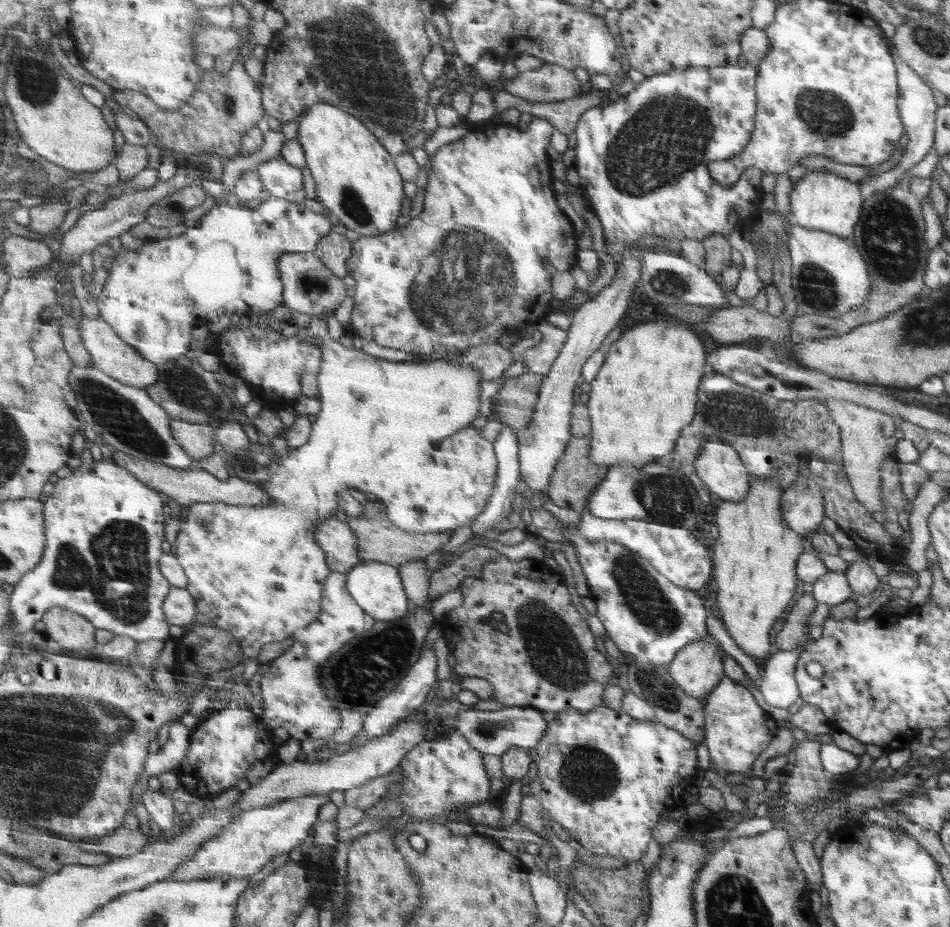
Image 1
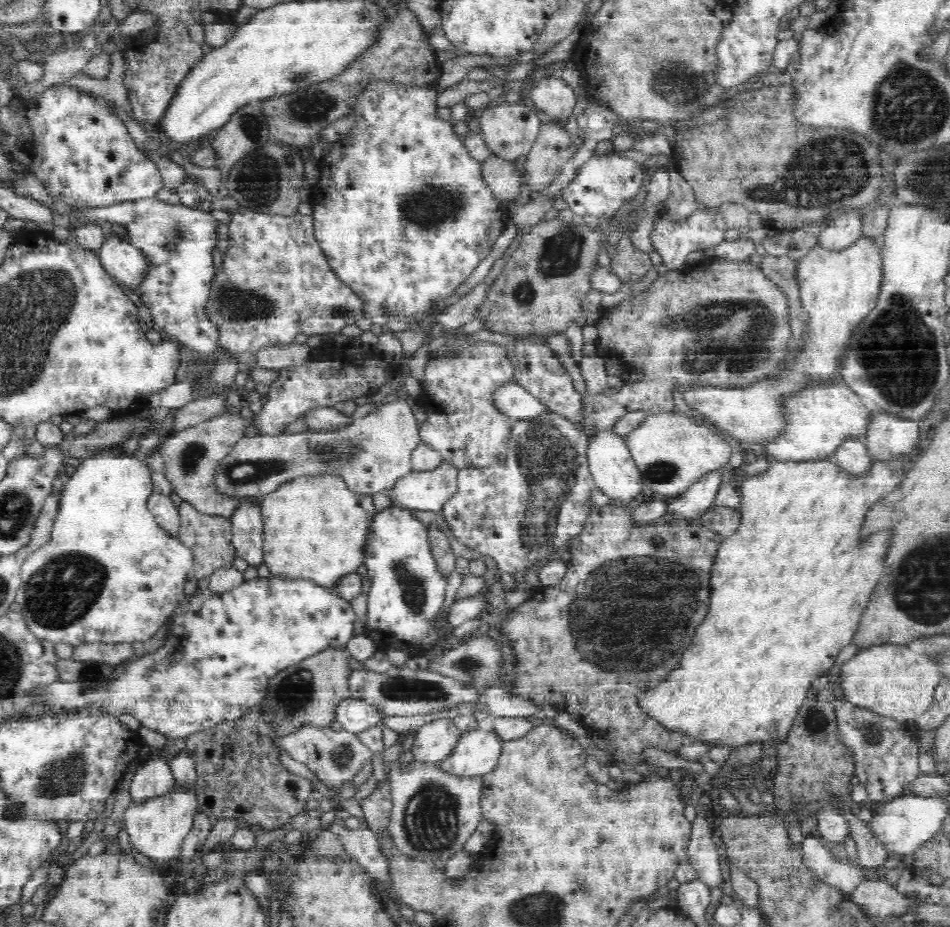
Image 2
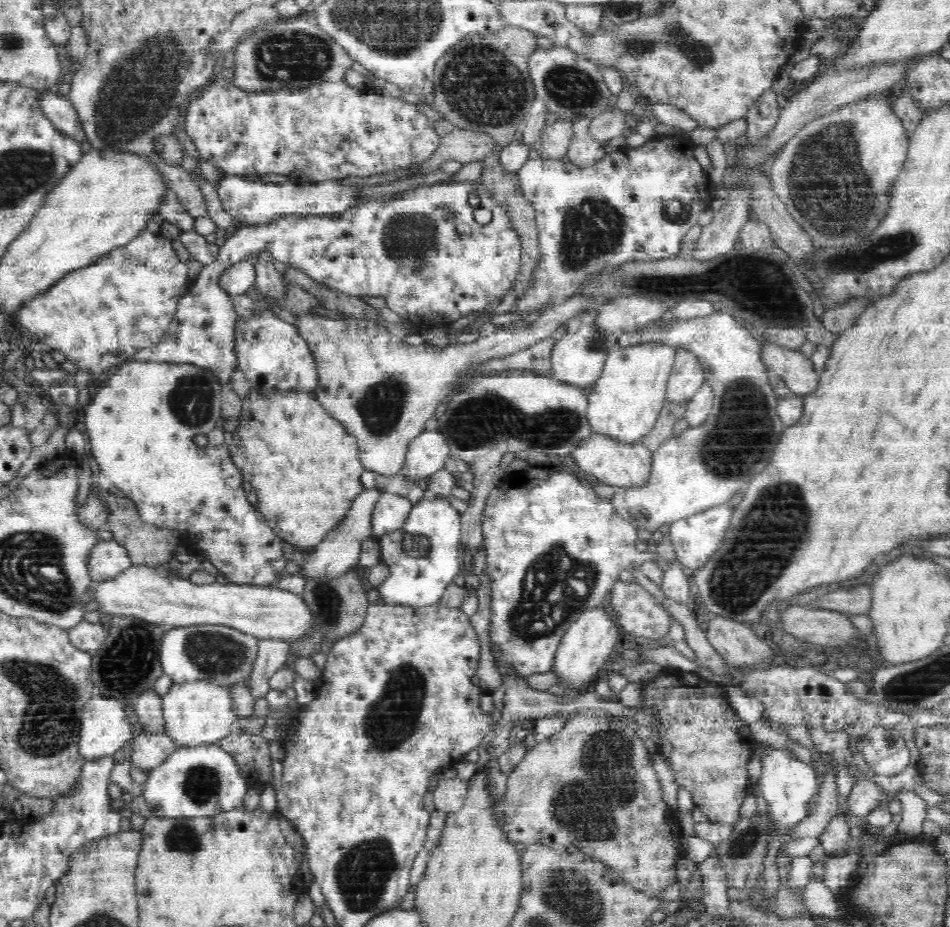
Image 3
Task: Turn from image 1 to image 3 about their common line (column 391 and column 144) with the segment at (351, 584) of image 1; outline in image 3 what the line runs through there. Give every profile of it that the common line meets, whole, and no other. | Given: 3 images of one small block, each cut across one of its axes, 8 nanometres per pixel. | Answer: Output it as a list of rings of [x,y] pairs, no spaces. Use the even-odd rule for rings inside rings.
[[[133,564],[117,576],[98,581],[98,584],[94,584],[90,590],[94,592],[94,600],[100,604],[100,613],[106,612],[106,614],[114,614],[114,616],[144,619],[146,622],[160,625],[166,629],[185,627],[186,625],[223,624],[237,628],[243,633],[250,633],[258,640],[284,639],[294,646],[299,637],[302,637],[313,624],[313,616],[304,599],[276,586],[254,587],[218,580],[214,584],[193,584],[188,577],[161,576],[153,565]]]

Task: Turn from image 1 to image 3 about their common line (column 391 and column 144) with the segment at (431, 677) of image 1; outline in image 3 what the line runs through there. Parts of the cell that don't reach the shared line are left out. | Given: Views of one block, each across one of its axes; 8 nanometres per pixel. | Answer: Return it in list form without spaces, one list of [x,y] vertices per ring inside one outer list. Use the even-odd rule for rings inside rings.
[[[146,688],[144,692],[137,696],[136,716],[143,724],[145,732],[150,734],[164,734],[165,720],[163,719],[162,697],[153,689]]]

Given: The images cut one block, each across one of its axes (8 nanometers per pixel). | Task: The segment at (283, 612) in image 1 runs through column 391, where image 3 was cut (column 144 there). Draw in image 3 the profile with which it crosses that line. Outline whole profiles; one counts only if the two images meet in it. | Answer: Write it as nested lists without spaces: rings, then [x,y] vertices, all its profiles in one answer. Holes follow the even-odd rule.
[[[128,360],[108,375],[103,384],[99,386],[93,400],[86,406],[84,429],[89,439],[88,445],[93,457],[98,462],[100,473],[109,478],[116,488],[120,488],[126,498],[133,500],[136,508],[140,510],[142,521],[157,528],[177,529],[180,533],[182,533],[182,530],[196,532],[198,534],[198,548],[216,566],[216,570],[224,578],[228,578],[229,583],[236,582],[236,584],[254,587],[275,586],[282,575],[292,570],[292,566],[289,564],[290,561],[284,556],[283,541],[280,538],[276,538],[275,533],[264,526],[264,522],[260,520],[261,514],[246,499],[245,491],[242,488],[242,473],[239,468],[236,468],[234,461],[231,459],[227,445],[223,443],[215,446],[208,443],[207,445],[199,446],[192,441],[192,438],[198,436],[198,434],[206,435],[208,432],[212,432],[216,428],[216,422],[222,418],[221,388],[220,381],[210,372],[209,368],[202,368],[188,363]]]

